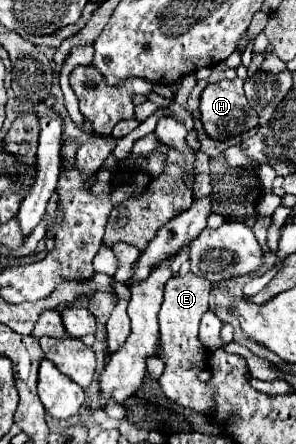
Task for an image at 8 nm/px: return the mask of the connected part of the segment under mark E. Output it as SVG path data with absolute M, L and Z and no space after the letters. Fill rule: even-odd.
M193 273L183 277L173 275L165 285L165 301L159 309L159 339L157 339L157 357L165 361L165 371L159 377L159 385L167 399L179 403L181 407L193 409L203 415L215 411L213 387L199 381L199 373L209 367L209 349L199 341L199 321L201 315L209 309L209 289L211 283Z

